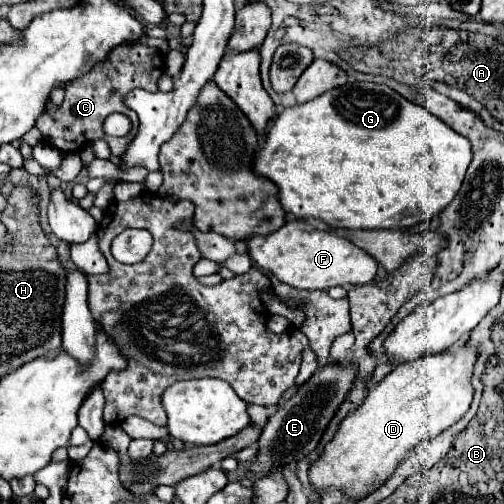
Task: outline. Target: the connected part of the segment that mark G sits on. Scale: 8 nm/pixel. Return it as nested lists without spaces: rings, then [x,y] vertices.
[[[347,82],[345,86],[333,88],[325,94],[321,94],[319,98],[307,102],[307,104],[297,104],[291,108],[285,108],[281,114],[275,116],[271,130],[267,132],[265,140],[261,142],[263,146],[257,150],[255,154],[255,162],[253,162],[253,170],[259,176],[265,176],[269,180],[273,180],[279,186],[279,200],[283,204],[283,208],[287,212],[293,212],[297,218],[317,218],[321,222],[325,222],[327,226],[335,226],[335,228],[351,228],[351,230],[371,230],[371,228],[409,228],[415,226],[417,222],[423,220],[431,220],[433,216],[437,216],[441,210],[445,210],[445,206],[455,198],[455,194],[461,188],[461,182],[465,178],[465,170],[473,158],[473,150],[471,150],[471,142],[457,134],[455,130],[451,130],[443,120],[431,116],[431,112],[427,112],[423,106],[413,104],[409,100],[405,100],[401,94],[397,94],[395,90],[391,90],[385,84],[371,84],[371,82]]]

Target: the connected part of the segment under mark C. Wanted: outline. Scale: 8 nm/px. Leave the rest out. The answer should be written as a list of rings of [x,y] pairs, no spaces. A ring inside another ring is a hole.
[[[145,44],[117,46],[111,52],[107,62],[97,64],[89,74],[77,78],[75,82],[71,82],[65,88],[65,102],[63,102],[61,108],[53,108],[51,104],[47,106],[45,114],[37,120],[37,128],[41,130],[43,140],[49,142],[51,146],[59,148],[59,150],[75,152],[75,150],[81,148],[81,136],[83,136],[83,146],[97,140],[97,138],[103,138],[105,142],[115,144],[113,150],[119,150],[119,152],[115,152],[115,156],[123,156],[123,150],[127,150],[127,142],[131,142],[131,138],[135,138],[135,130],[139,126],[137,114],[131,112],[129,108],[125,108],[123,96],[127,92],[131,92],[133,88],[143,88],[147,92],[157,92],[157,80],[163,74],[161,60],[163,60],[161,52],[155,50],[155,48],[149,48]],[[113,112],[121,112],[121,114],[129,116],[131,122],[133,122],[133,130],[125,138],[119,138],[119,142],[117,142],[117,138],[111,140],[103,132],[103,122]]]

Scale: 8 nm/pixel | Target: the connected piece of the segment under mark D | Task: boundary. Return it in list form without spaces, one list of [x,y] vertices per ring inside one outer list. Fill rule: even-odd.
[[[469,344],[445,350],[443,354],[425,354],[415,362],[399,364],[381,382],[371,386],[365,402],[341,422],[319,462],[309,468],[311,486],[319,496],[333,488],[341,488],[351,496],[371,494],[391,478],[421,438],[435,438],[457,424],[473,402],[475,388],[471,376],[477,356],[479,350]]]

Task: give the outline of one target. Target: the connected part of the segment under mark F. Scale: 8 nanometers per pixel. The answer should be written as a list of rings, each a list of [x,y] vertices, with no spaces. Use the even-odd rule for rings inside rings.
[[[291,220],[281,226],[277,232],[267,236],[251,236],[247,240],[251,260],[263,268],[273,272],[281,282],[299,288],[299,290],[329,290],[333,286],[353,288],[371,284],[377,276],[379,264],[373,256],[353,246],[349,240],[339,238],[333,232],[315,230],[303,220]]]

